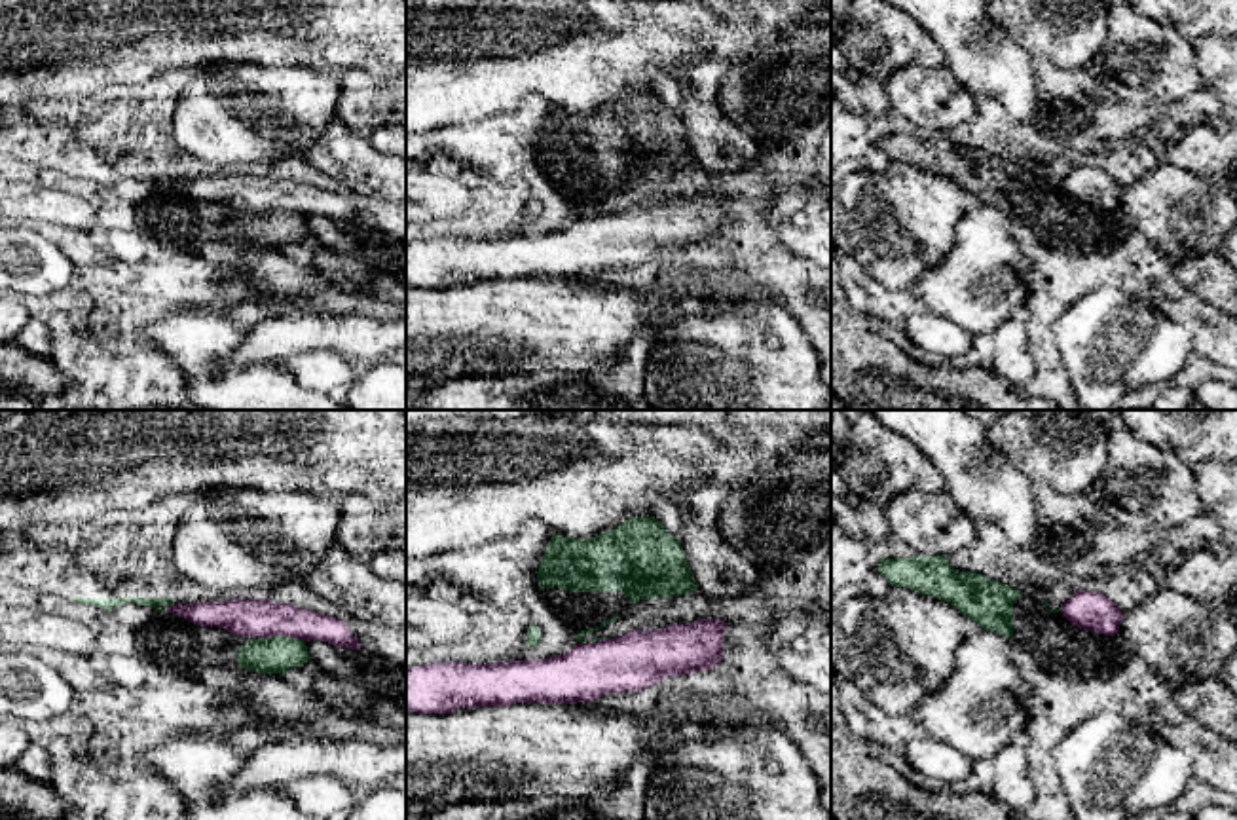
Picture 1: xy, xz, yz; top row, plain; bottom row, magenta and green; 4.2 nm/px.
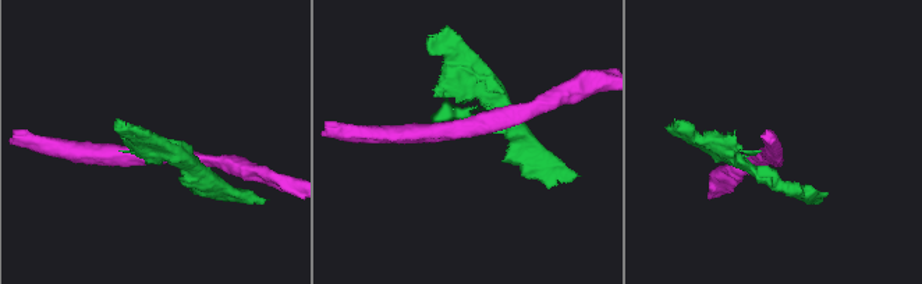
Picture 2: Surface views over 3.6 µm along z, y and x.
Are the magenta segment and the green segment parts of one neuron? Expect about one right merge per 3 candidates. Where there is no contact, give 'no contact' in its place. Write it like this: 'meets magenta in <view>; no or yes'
meets magenta in xy; no

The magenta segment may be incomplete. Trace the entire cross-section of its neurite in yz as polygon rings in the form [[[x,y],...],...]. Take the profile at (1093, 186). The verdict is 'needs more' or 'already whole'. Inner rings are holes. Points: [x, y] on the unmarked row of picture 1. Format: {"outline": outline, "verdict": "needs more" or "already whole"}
{"outline": [[[1078,165],[1064,178],[1061,188],[1078,203],[1104,211],[1119,209],[1123,188],[1100,167]]], "verdict": "already whole"}

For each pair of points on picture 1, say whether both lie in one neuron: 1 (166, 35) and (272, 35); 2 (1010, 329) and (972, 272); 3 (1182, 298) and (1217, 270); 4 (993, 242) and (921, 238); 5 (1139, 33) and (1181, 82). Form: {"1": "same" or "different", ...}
{"1": "same", "2": "same", "3": "different", "4": "different", "5": "same"}

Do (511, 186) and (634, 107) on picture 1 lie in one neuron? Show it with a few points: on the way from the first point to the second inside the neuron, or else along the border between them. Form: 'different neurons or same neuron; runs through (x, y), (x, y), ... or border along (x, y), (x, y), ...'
same neuron; runs through (530, 150), (532, 143), (598, 143)

